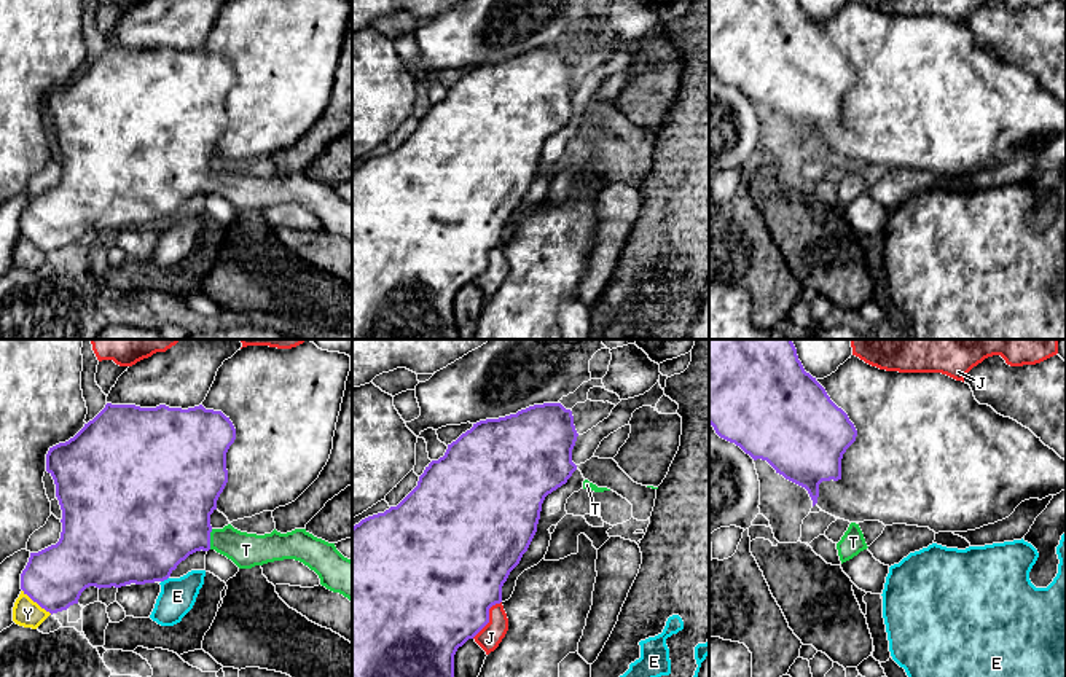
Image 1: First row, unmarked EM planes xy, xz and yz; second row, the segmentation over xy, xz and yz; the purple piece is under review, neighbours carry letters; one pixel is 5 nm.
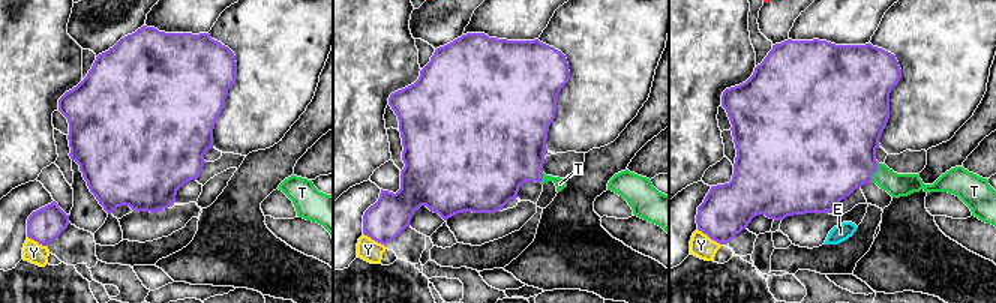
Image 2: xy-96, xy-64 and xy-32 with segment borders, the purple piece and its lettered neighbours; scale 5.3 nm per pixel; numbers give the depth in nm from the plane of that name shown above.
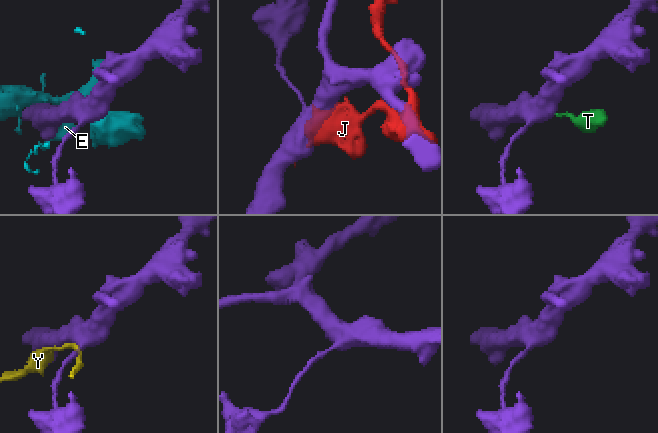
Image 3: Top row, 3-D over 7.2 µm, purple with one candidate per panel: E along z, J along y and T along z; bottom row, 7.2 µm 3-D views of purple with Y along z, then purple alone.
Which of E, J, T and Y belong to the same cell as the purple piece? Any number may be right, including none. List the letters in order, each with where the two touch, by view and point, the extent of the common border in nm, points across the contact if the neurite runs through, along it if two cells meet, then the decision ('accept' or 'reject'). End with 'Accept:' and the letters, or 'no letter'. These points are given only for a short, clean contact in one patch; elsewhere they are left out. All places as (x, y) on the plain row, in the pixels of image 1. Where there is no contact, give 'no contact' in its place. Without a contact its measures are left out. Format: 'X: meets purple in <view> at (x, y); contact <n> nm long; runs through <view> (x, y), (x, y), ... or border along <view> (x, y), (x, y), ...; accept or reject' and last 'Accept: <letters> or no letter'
E: meets purple in xy at (164, 222); contact 50 nm long; reject
J: meets purple in xz at (488, 262); contact 240 nm long; reject
T: meets purple in xy at (209, 182); contact 110 nm long; runs through xy (164, 161), (174, 169), (209, 182), (228, 183), (246, 193); accept
Y: meets purple in xy at (37, 246); contact 200 nm long; reject
Accept: T

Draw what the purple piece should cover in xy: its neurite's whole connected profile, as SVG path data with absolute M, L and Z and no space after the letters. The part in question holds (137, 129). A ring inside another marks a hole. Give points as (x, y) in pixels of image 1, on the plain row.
M107 46L105 51L69 84L59 86L49 91L46 97L46 115L53 119L56 127L56 140L59 143L62 153L62 175L61 182L56 188L51 188L38 196L30 196L29 205L21 217L21 233L27 237L33 245L37 245L46 255L57 256L67 253L70 248L78 247L81 236L89 231L121 231L131 226L145 228L155 225L164 225L170 220L170 217L177 212L177 209L185 204L190 198L196 194L209 194L215 193L217 196L231 202L239 212L252 212L255 209L263 209L274 204L295 202L308 209L314 213L320 228L333 236L339 236L352 245L352 204L344 201L335 190L335 186L328 186L322 182L314 180L306 172L295 172L287 177L280 177L276 172L271 177L257 178L247 177L234 172L231 167L223 172L214 172L210 169L210 158L217 153L217 143L223 135L228 126L228 113L226 113L226 96L229 89L236 83L236 72L229 61L226 61L221 54L206 53L202 48L182 53L182 51L169 51L166 48L159 48L156 51L140 51L135 48L112 48Z

